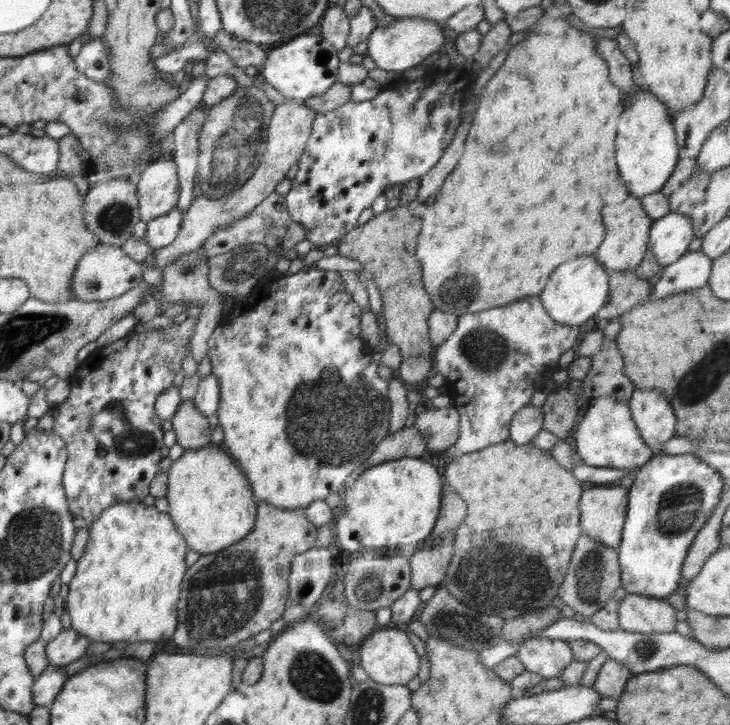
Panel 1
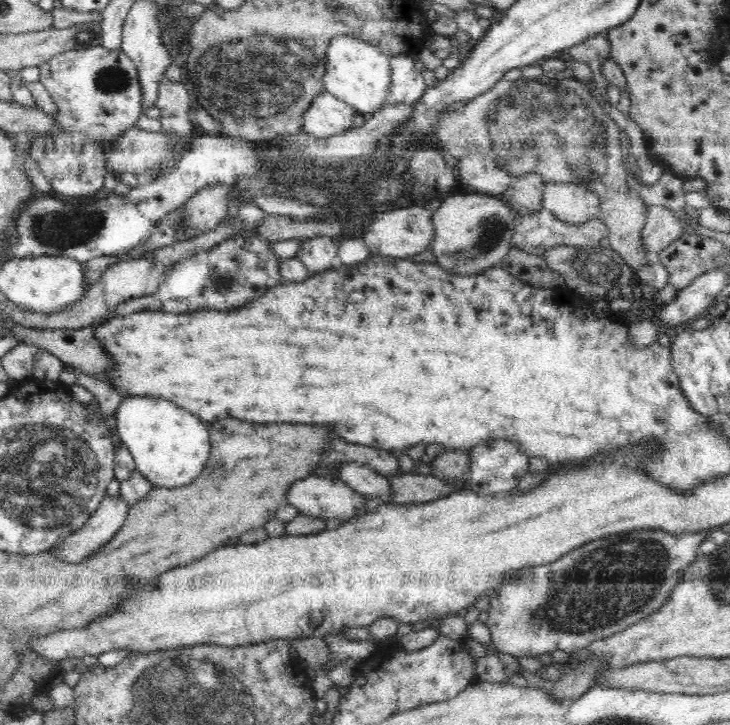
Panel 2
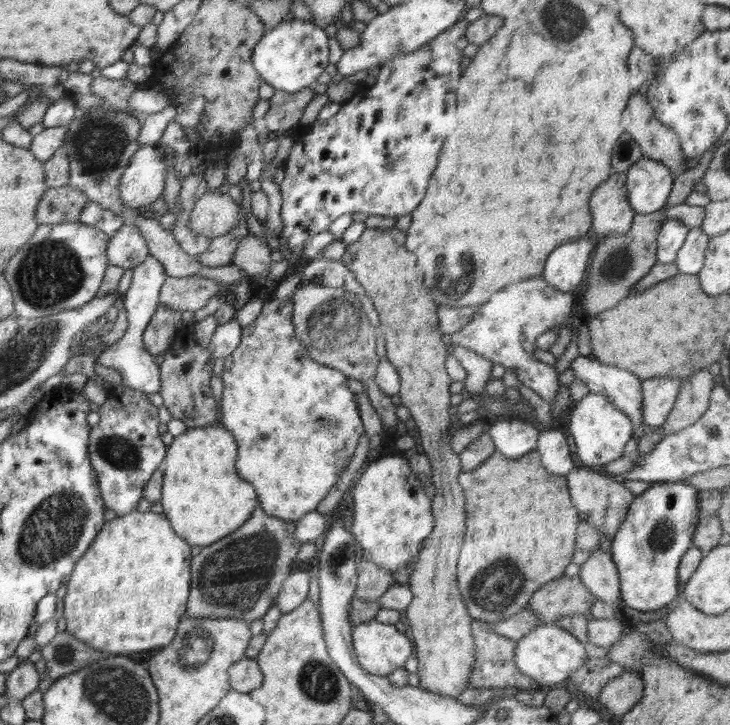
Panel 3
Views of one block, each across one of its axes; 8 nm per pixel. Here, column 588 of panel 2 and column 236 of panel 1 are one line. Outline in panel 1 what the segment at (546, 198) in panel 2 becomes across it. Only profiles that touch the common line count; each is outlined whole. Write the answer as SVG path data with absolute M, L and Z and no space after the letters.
M294 99L285 100L284 103L275 106L270 124L267 126L266 148L263 157L252 173L252 176L239 188L220 199L208 199L201 195L194 198L190 208L184 214L182 228L172 244L156 249L154 268L164 270L164 267L174 263L183 254L194 252L204 245L204 242L220 228L224 228L232 221L246 218L258 204L262 203L269 194L275 192L275 186L286 176L291 166L297 164L298 157L304 150L306 141L312 132L312 123L317 112L302 102Z

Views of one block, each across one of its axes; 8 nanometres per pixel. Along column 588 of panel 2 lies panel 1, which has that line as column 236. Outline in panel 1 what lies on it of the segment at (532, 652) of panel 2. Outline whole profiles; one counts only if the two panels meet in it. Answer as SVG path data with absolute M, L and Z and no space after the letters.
M258 502L254 530L242 538L242 542L238 541L236 546L222 549L218 554L202 555L198 562L187 567L178 602L178 628L171 639L180 648L208 648L212 652L228 649L268 630L289 605L289 574L294 557L316 547L316 539L317 526L306 518L303 507L281 509L268 502Z

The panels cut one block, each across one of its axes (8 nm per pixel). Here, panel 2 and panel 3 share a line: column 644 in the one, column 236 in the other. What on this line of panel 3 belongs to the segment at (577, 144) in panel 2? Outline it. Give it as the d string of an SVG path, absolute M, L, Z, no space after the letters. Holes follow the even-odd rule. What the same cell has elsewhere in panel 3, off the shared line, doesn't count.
M207 189L190 212L188 227L192 233L212 240L234 230L240 212L242 212L240 204L228 194L222 194L219 189L216 191ZM253 235L246 236L238 243L234 264L249 276L269 275L271 251L266 242Z

